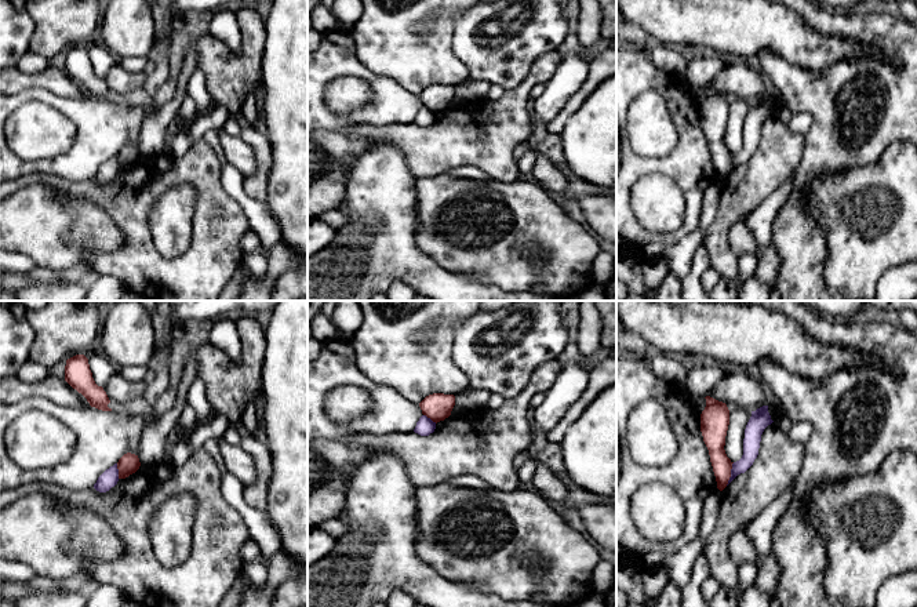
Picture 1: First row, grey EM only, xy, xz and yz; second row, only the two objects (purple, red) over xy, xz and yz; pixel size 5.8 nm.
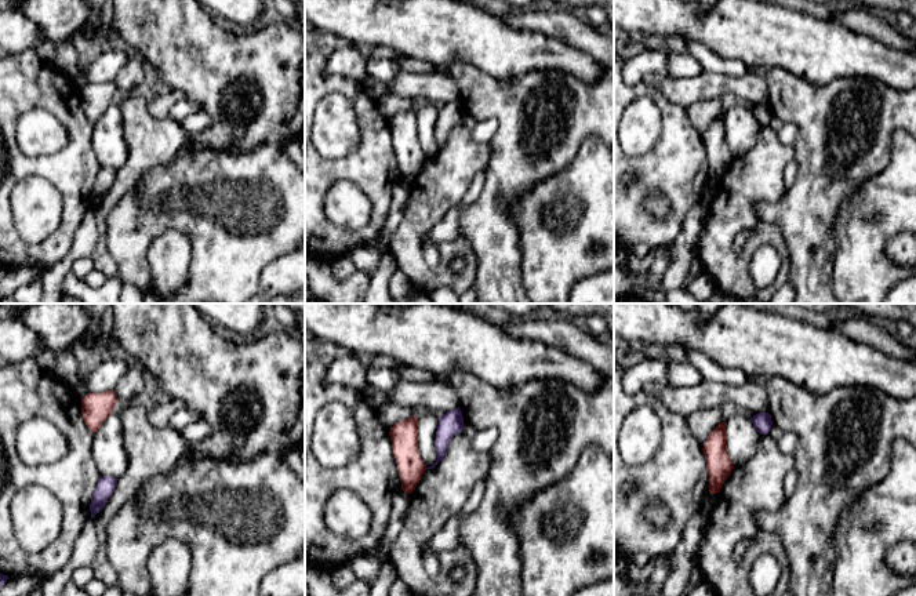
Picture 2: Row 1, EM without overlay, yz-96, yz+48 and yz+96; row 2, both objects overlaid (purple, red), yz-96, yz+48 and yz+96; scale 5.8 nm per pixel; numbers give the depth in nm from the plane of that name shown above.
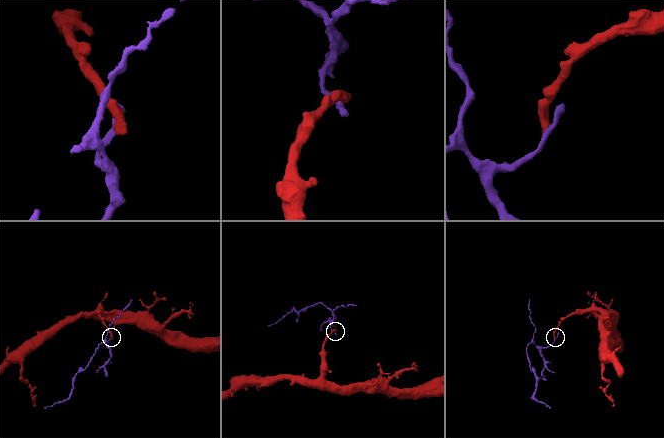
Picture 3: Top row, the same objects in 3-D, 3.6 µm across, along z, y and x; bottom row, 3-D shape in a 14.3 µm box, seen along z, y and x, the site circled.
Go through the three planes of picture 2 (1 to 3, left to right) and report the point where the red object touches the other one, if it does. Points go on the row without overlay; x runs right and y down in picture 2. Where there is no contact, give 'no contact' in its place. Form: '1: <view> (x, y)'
1: no contact
2: no contact
3: no contact

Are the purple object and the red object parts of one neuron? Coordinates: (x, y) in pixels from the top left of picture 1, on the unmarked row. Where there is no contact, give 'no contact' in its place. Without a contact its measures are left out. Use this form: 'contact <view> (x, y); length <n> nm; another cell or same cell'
contact yz (731, 164); length 140 nm; another cell

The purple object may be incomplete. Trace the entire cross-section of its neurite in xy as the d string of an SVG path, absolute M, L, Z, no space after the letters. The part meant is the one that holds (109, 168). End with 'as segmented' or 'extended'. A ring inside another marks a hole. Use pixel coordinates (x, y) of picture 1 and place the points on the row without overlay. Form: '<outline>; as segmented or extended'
M117 155L106 160L94 175L94 179L99 183L106 183L114 178L119 172L119 160Z; as segmented

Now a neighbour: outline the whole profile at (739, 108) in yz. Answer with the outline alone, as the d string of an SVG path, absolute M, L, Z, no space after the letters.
M742 98L729 102L729 116L724 141L731 153L739 152L743 146L745 120L750 108L752 102Z

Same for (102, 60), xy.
M94 44L88 50L88 55L95 74L102 79L119 62L114 54L112 54L103 44Z

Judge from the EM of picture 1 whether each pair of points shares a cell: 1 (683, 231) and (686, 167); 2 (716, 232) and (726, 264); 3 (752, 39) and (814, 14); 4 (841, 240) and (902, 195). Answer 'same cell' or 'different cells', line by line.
1: same cell
2: same cell
3: different cells
4: same cell

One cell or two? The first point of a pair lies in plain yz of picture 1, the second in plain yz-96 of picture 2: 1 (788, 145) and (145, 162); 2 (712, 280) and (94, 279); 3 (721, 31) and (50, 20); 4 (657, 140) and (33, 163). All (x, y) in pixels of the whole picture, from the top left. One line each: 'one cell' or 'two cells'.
1: one cell
2: one cell
3: one cell
4: two cells

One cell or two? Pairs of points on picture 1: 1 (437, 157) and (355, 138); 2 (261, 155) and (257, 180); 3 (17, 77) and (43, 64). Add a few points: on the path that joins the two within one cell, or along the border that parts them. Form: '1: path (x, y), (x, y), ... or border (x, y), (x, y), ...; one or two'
1: path (417, 142), (406, 135), (375, 135); one
2: path (261, 160), (261, 174); one
3: border (50, 65), (39, 72), (22, 72), (17, 66); two

